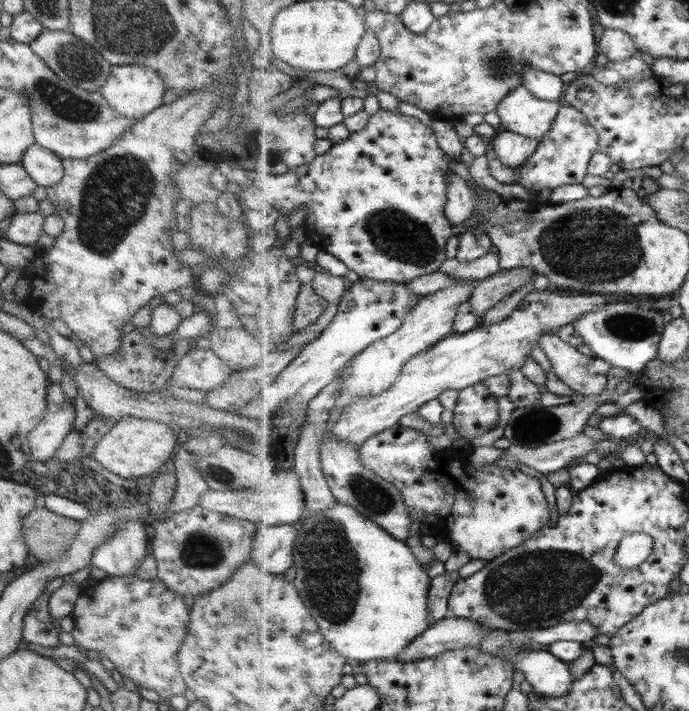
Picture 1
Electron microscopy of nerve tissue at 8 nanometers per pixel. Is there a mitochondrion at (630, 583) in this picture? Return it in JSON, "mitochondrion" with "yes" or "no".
{"mitochondrion":"no"}

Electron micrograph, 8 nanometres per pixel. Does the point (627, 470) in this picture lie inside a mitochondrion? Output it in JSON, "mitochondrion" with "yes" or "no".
{"mitochondrion":"no"}

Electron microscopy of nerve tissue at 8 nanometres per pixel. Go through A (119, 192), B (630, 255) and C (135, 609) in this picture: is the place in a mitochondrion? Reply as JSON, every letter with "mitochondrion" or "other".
{"A":"mitochondrion","B":"mitochondrion","C":"other"}

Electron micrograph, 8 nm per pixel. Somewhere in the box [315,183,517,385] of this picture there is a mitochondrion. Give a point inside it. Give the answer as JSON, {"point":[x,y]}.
{"point":[404,238]}

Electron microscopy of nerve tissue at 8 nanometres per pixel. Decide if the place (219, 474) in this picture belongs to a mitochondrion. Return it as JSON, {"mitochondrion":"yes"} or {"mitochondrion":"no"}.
{"mitochondrion":"yes"}

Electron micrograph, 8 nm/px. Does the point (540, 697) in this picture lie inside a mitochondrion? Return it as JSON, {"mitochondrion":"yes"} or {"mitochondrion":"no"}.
{"mitochondrion":"no"}

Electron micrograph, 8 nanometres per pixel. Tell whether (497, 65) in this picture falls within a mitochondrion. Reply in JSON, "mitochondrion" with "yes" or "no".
{"mitochondrion":"yes"}

